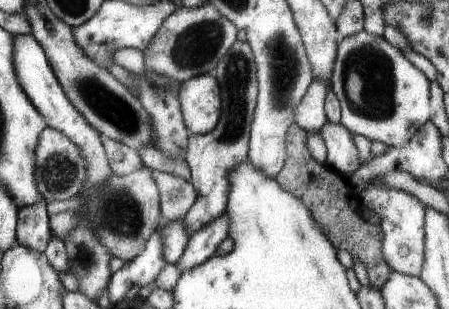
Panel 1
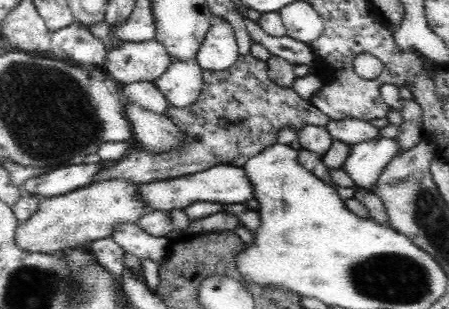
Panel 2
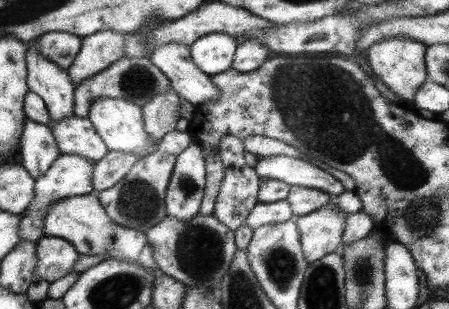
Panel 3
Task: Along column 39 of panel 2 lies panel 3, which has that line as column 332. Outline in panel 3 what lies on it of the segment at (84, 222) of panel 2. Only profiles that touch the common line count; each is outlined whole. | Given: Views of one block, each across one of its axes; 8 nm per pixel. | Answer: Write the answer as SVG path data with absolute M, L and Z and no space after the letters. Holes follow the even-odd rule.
M327 204L311 214L295 218L297 230L299 230L301 252L307 264L321 260L325 254L339 252L345 216L347 214L337 212L331 204Z

